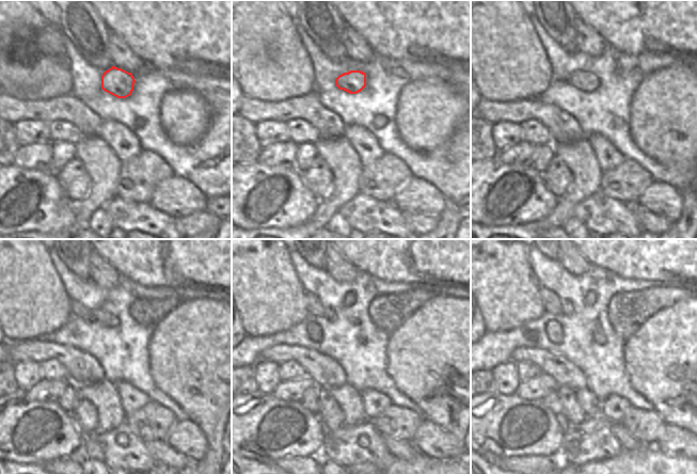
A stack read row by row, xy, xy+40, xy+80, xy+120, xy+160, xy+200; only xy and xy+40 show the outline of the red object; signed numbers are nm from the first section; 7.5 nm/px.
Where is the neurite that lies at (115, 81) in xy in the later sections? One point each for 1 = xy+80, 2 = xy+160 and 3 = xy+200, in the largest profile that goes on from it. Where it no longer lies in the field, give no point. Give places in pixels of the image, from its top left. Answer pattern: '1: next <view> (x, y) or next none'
1: next xy+80 (585, 81)
2: next xy+160 (314, 306)
3: next xy+200 (551, 303)

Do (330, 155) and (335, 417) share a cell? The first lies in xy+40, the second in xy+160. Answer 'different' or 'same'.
different

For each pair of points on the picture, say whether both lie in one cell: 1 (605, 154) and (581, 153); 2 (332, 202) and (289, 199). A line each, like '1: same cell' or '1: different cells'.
1: different cells
2: different cells

